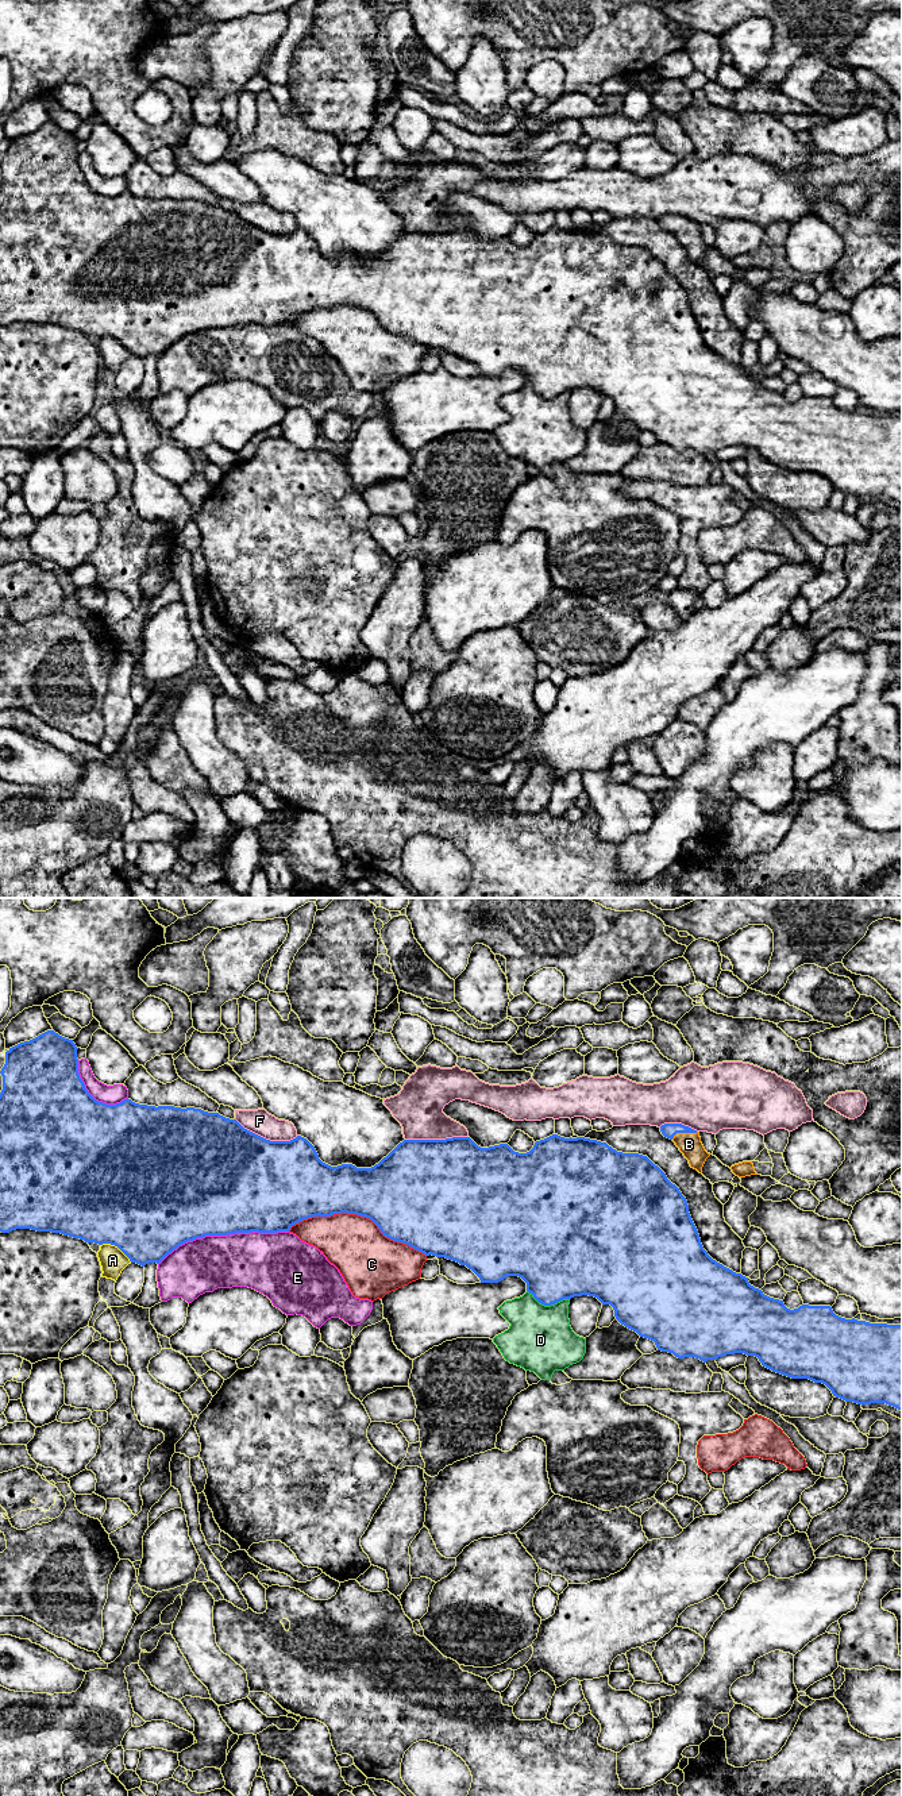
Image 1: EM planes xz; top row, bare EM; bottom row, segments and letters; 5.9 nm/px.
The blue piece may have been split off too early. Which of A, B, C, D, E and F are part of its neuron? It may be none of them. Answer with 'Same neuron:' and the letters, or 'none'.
Same neuron: B

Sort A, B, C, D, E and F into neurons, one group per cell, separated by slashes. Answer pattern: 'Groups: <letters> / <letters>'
Groups: A / B / C / D / E / F

